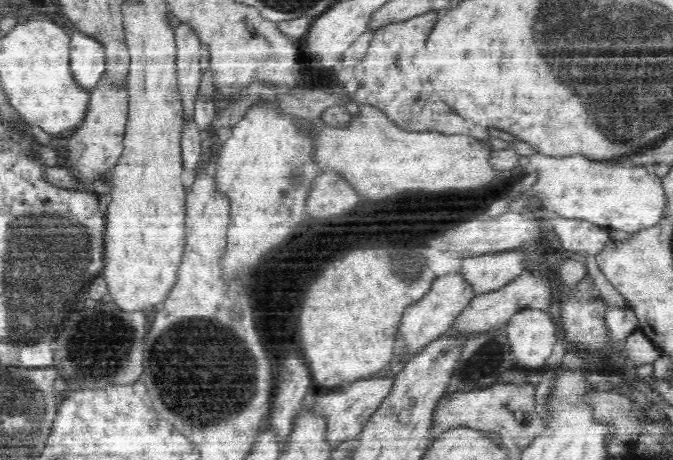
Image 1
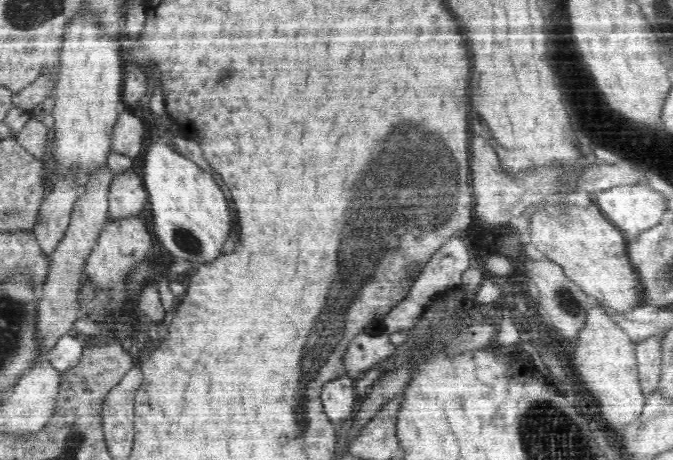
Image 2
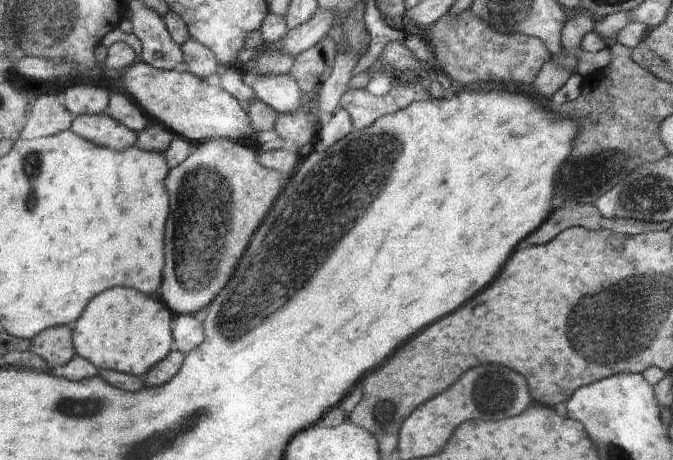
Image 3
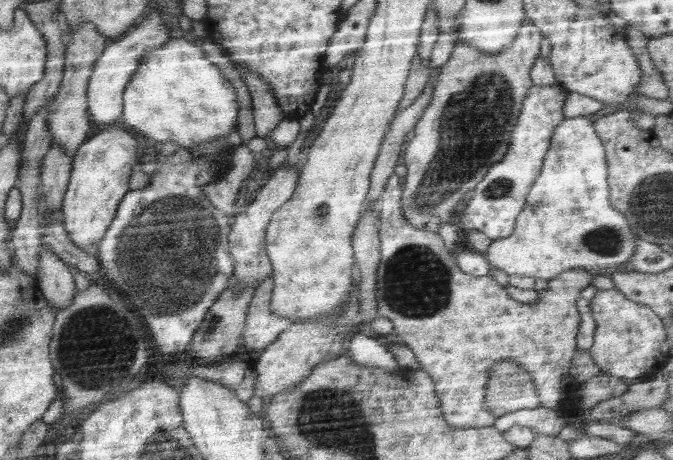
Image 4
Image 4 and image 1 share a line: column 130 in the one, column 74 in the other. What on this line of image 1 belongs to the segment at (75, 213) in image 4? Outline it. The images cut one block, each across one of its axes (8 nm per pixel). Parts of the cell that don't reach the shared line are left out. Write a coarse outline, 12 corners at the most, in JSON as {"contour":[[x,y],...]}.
{"contour":[[104,76],[70,138],[66,166],[90,190],[118,162],[126,86]]}

